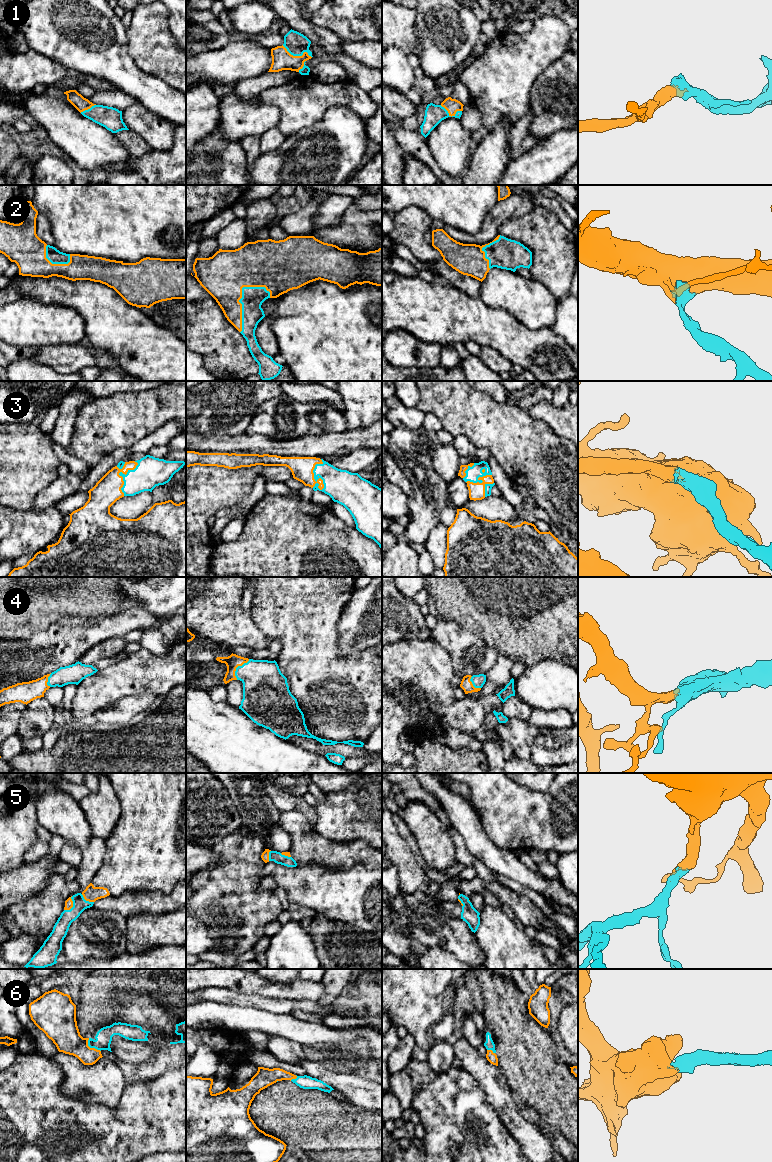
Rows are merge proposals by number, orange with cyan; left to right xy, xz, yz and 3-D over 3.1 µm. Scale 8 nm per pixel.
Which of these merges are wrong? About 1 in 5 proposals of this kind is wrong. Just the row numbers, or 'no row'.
no row

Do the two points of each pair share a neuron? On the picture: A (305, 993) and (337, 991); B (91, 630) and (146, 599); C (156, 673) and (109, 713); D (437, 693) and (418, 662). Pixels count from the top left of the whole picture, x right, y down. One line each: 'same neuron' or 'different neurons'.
A: different neurons
B: different neurons
C: different neurons
D: same neuron

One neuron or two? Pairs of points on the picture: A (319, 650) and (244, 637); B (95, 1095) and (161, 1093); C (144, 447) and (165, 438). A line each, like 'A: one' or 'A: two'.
A: two
B: two
C: one

